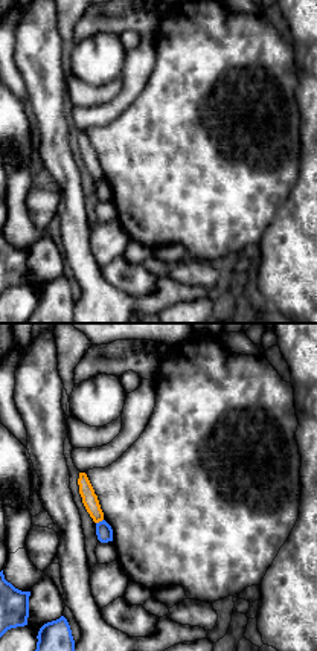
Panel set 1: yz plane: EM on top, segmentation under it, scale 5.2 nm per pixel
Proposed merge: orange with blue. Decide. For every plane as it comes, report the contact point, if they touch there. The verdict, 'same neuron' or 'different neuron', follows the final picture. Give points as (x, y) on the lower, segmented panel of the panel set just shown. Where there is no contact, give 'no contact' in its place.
contact (99, 520)

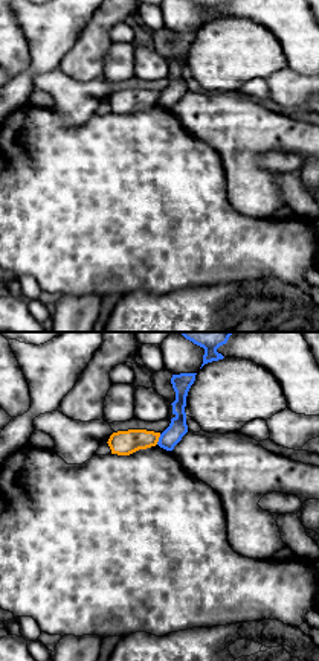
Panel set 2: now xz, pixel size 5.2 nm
contact (157, 439)

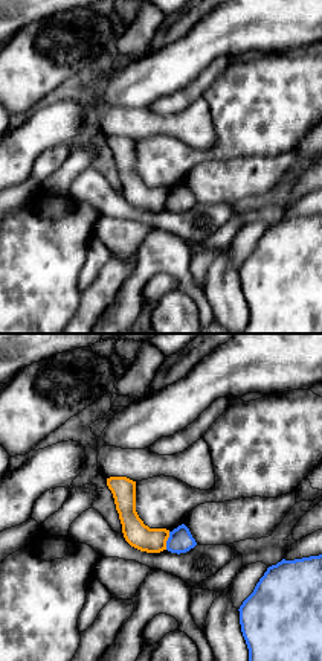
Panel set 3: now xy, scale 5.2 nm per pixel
contact (165, 541)

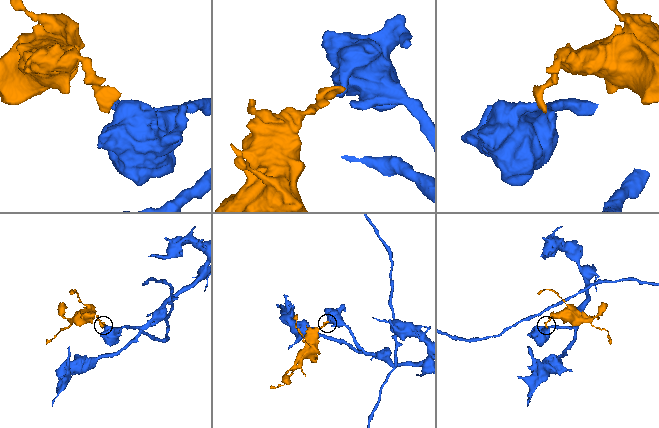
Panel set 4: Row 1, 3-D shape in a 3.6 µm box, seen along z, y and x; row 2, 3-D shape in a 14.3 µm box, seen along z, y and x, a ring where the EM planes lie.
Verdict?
different neuron

